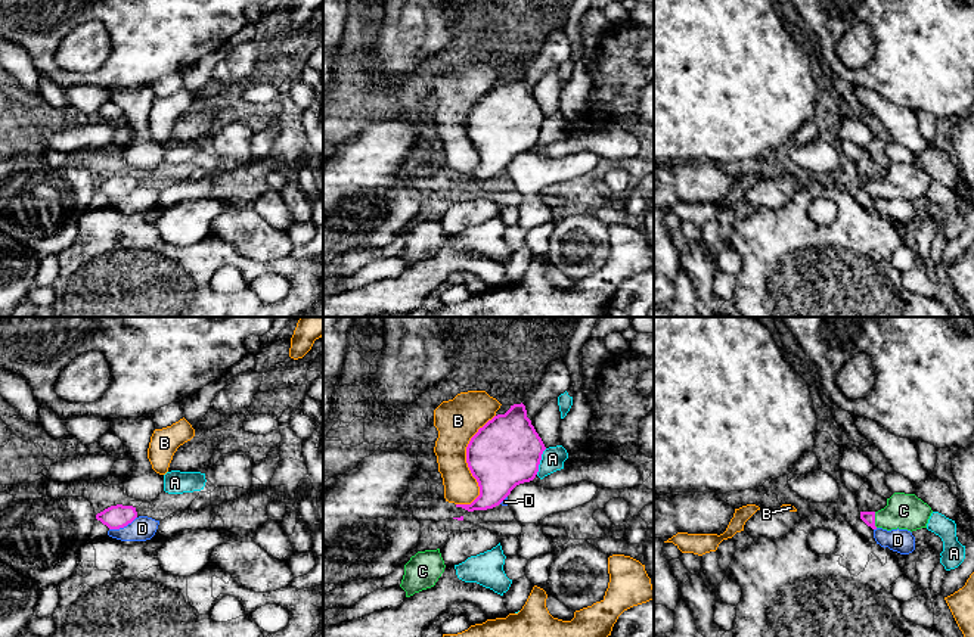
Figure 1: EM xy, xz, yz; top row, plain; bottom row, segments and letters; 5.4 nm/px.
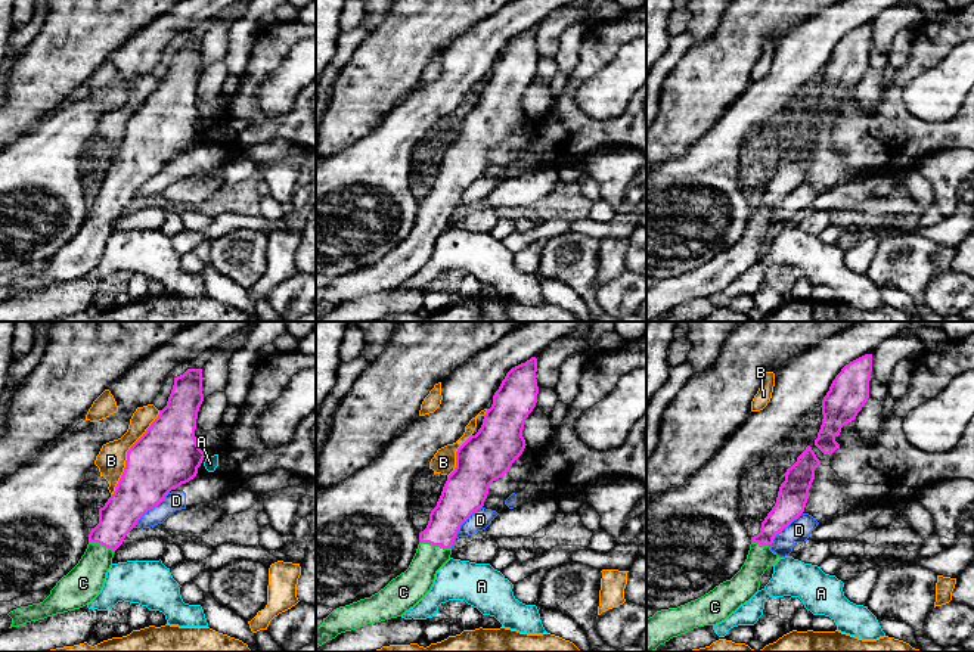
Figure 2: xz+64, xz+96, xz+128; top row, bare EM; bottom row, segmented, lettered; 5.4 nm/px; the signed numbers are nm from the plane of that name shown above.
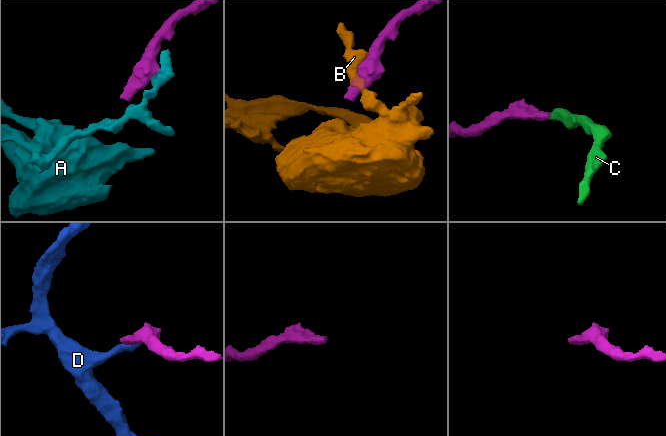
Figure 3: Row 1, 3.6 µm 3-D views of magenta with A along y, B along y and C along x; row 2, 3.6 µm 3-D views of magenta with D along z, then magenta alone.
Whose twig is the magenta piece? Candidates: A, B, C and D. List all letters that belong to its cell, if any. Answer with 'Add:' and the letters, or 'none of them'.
Add: C

